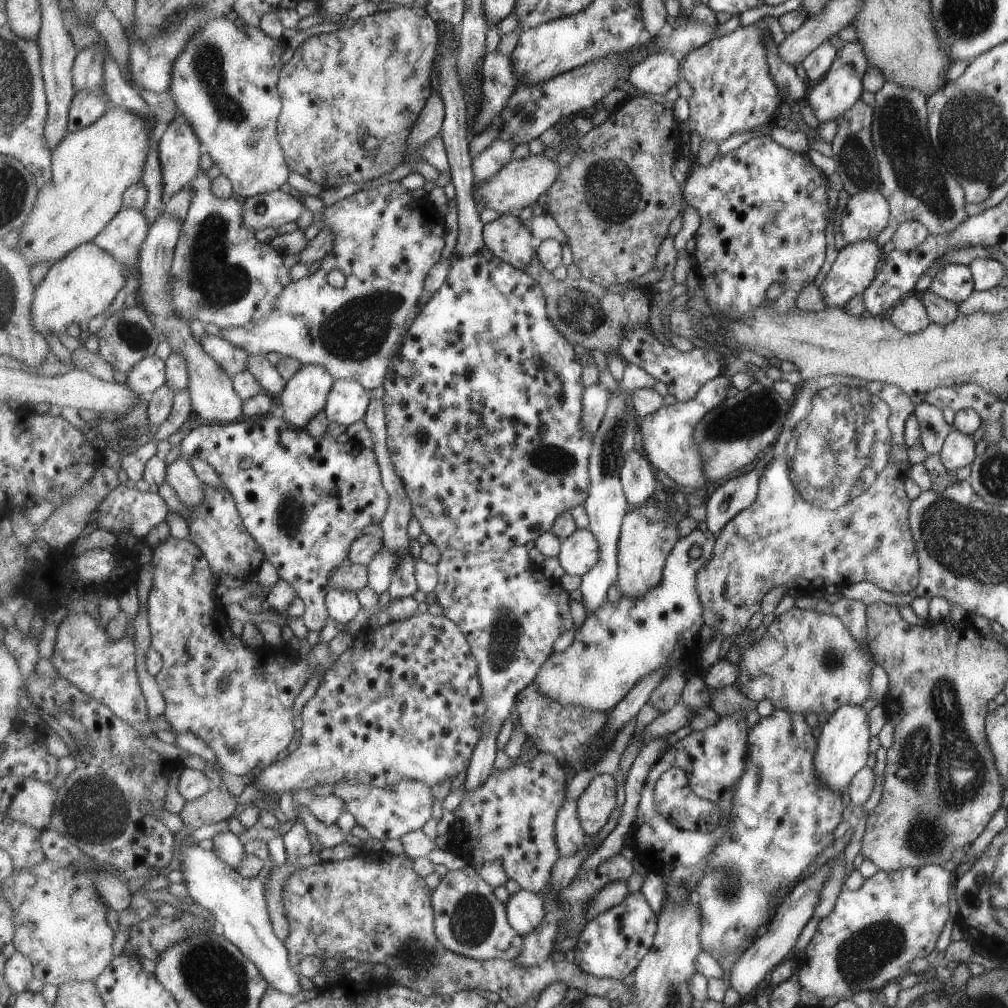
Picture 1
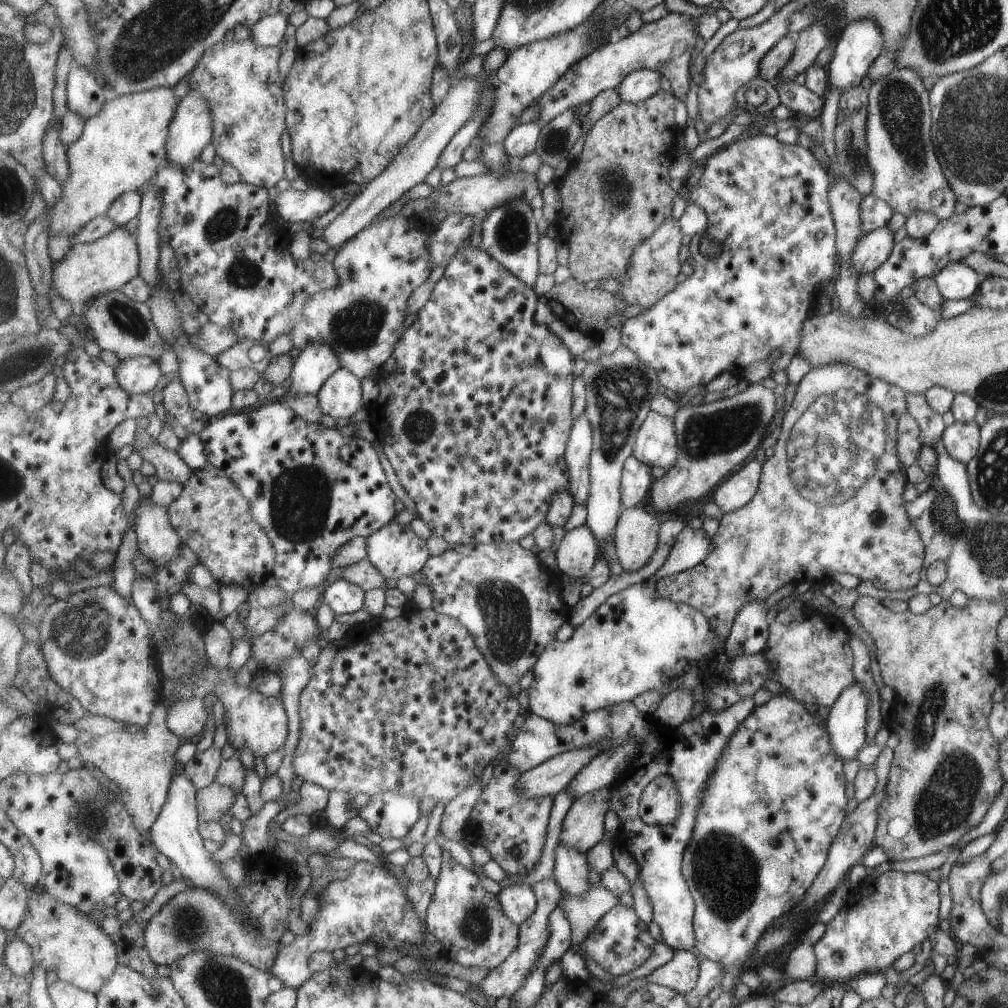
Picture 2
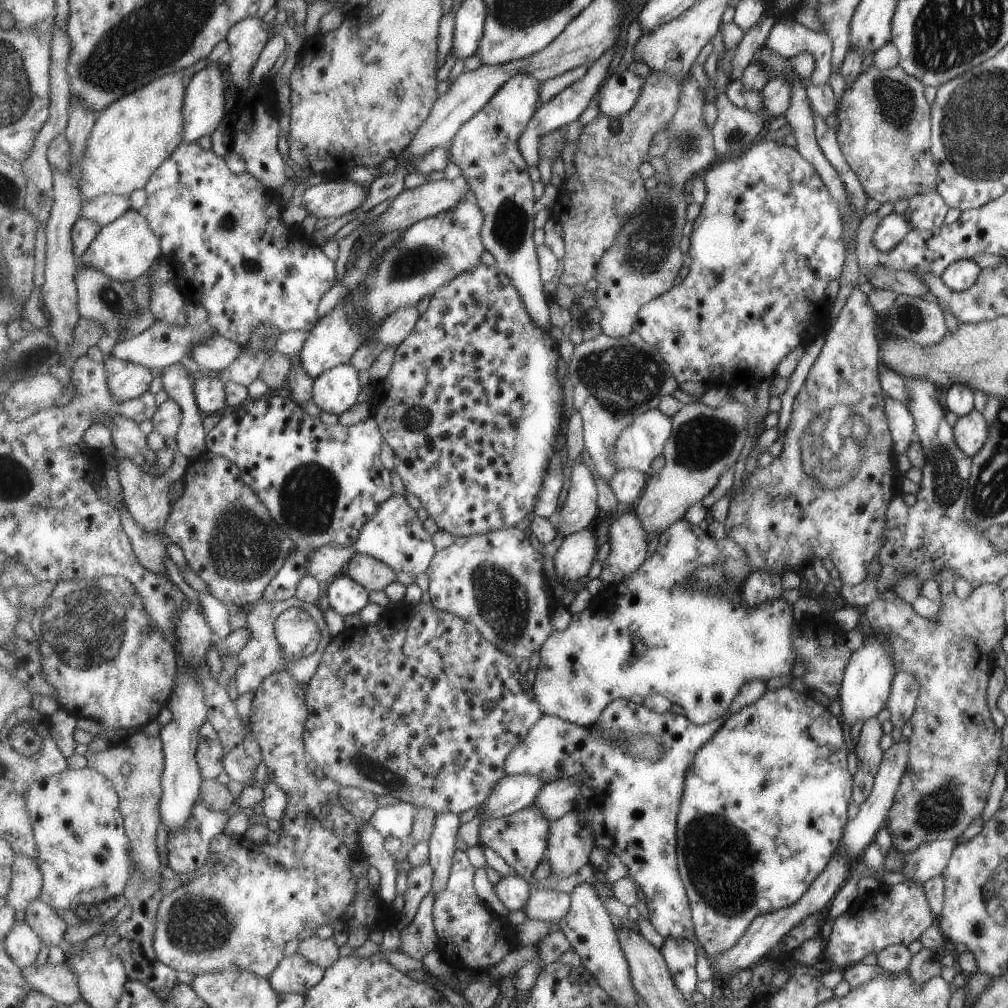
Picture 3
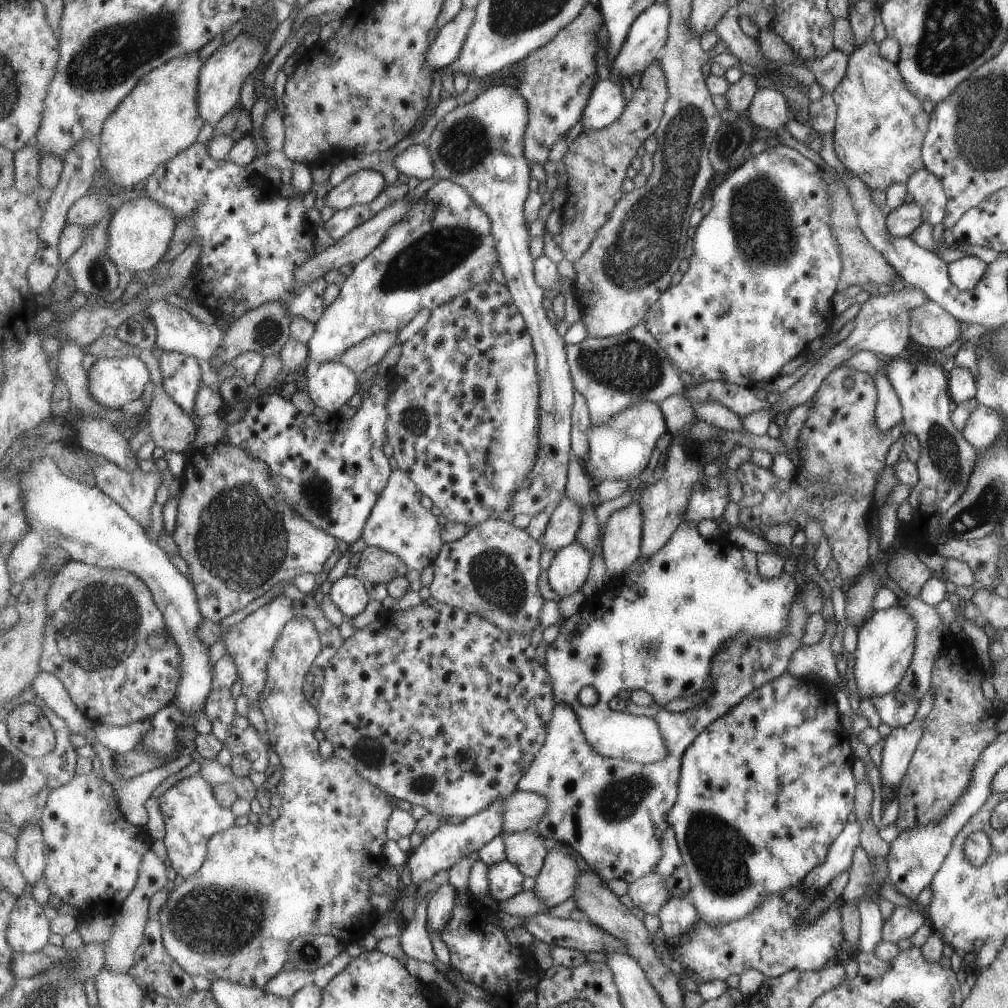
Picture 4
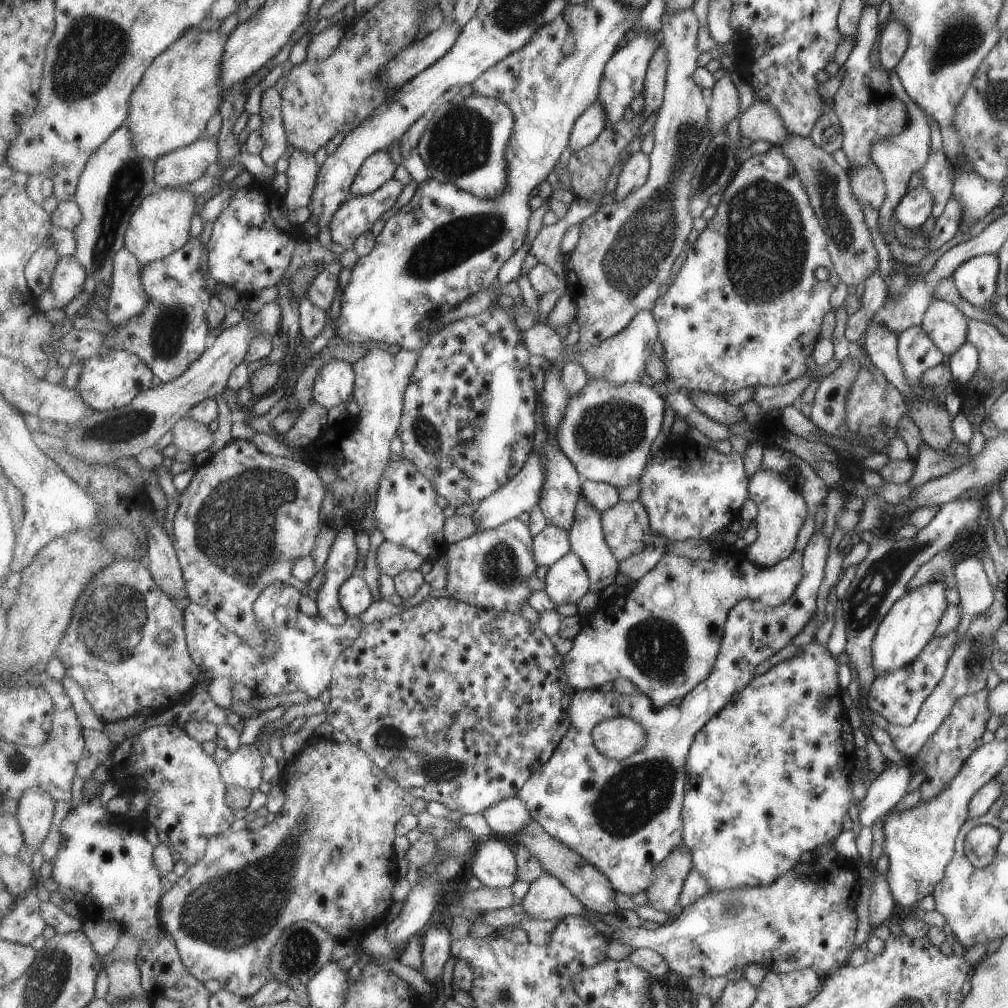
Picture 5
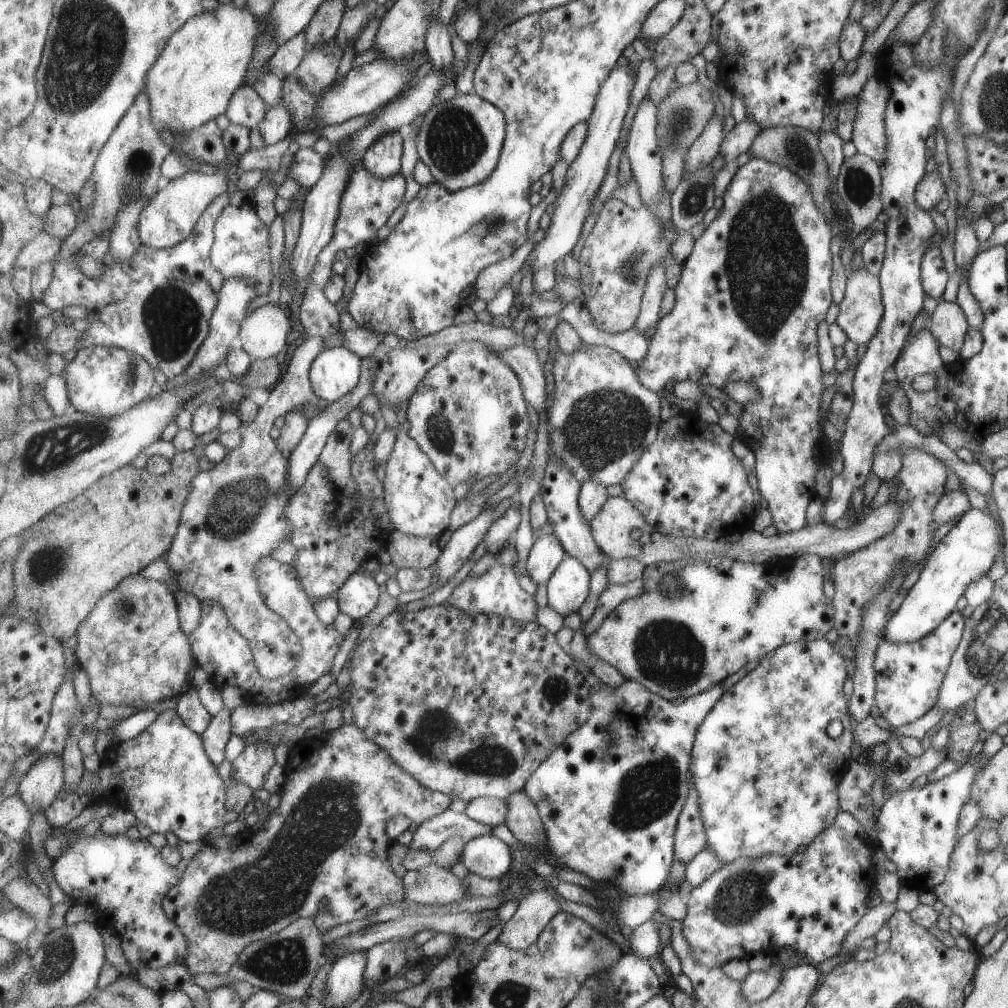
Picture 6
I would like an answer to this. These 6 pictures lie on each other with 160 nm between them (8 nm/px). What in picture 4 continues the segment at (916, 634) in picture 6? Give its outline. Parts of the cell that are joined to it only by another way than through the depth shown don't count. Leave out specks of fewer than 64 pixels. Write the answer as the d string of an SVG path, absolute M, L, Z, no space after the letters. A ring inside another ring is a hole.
M897 604L875 611L856 632L853 678L859 698L869 702L873 697L889 692L906 674L913 658L916 620L903 605Z

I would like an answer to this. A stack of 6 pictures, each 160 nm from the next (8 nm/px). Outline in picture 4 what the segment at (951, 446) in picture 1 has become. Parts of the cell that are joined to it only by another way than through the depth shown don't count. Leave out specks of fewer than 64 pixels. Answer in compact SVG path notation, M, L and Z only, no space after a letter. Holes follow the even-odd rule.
M977 405L968 415L962 429L963 438L977 450L991 446L1002 432L1002 418L997 411L983 405Z

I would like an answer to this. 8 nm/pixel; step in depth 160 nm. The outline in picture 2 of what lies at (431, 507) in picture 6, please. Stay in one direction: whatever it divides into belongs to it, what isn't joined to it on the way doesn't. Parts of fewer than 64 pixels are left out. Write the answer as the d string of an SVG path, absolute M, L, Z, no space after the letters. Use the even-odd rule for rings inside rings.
M395 519L391 520L387 526L371 534L367 538L369 544L368 558L385 579L395 579L399 581L403 576L413 576L422 571L429 561L430 552L426 540L421 540L409 525L397 524Z

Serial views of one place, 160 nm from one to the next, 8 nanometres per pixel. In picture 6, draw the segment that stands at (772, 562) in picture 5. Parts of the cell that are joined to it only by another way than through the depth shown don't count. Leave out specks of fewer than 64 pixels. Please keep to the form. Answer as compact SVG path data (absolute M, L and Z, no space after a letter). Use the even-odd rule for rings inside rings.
M752 157L738 168L723 193L723 200L724 204L718 211L717 217L709 224L705 232L695 240L691 254L683 262L681 276L674 289L676 293L675 305L671 312L661 318L657 324L645 358L638 361L636 373L647 388L660 394L662 394L663 388L669 384L669 380L674 380L676 383L682 380L692 380L702 386L710 384L719 390L724 390L725 387L728 387L728 384L737 381L747 383L749 386L755 386L758 389L761 398L748 402L743 407L744 414L741 414L738 419L737 436L738 439L747 440L747 444L758 458L756 476L759 494L769 504L767 509L773 517L773 525L770 531L773 533L790 533L800 529L803 522L805 522L805 508L811 502L811 496L815 494L813 476L819 470L819 448L817 448L817 444L821 440L821 394L823 394L821 376L823 376L823 372L821 372L819 360L817 360L815 328L825 318L825 312L827 312L827 308L831 304L830 276L833 262L831 262L829 240L831 240L832 230L826 216L815 204L804 180L800 179L790 168L759 157Z

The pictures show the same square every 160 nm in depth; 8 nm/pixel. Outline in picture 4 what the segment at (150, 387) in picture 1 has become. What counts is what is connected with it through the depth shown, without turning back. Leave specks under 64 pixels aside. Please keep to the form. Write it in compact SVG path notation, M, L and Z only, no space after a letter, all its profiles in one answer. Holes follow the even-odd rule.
M137 355L97 359L88 373L90 393L111 410L141 399L151 378L147 364Z

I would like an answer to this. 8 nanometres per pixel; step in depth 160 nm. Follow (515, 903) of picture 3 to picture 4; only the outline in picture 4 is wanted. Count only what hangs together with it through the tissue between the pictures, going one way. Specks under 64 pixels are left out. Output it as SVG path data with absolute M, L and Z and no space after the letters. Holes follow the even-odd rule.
M509 859L488 867L489 894L498 902L506 901L523 892L525 875Z

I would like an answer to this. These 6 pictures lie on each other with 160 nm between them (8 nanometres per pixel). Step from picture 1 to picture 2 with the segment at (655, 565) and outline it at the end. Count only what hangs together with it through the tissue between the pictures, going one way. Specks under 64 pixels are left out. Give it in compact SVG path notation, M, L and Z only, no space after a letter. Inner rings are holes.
M636 507L622 512L615 530L615 548L624 571L636 572L649 562L659 544L662 521Z

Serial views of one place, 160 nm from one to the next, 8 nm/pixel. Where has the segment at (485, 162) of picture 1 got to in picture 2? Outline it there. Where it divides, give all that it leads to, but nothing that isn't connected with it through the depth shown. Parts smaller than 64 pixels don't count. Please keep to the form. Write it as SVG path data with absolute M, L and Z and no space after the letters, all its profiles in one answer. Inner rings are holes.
M532 120L527 124L515 126L509 136L505 138L505 142L503 142L507 155L518 161L523 156L536 152L536 145L543 128L544 126L539 120Z

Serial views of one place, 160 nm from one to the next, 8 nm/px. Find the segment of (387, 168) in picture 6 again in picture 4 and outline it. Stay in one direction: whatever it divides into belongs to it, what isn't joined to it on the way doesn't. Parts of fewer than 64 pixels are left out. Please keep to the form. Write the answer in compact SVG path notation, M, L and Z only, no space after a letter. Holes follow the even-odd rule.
M362 169L349 175L343 182L328 191L325 196L325 207L330 207L334 211L370 203L387 186L385 176L381 172Z

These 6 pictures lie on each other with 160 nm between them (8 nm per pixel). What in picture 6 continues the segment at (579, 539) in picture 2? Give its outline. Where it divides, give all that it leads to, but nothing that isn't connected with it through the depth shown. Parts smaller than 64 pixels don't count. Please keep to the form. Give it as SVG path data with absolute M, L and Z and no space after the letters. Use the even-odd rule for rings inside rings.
M567 556L547 584L548 604L568 617L579 613L592 589L592 572L581 559Z

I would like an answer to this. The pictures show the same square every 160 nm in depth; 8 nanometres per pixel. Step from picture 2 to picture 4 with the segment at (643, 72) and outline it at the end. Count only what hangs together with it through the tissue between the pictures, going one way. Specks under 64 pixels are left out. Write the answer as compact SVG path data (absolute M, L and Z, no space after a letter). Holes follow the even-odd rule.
M610 78L599 80L582 116L583 132L607 128L625 112L627 105L621 83Z

